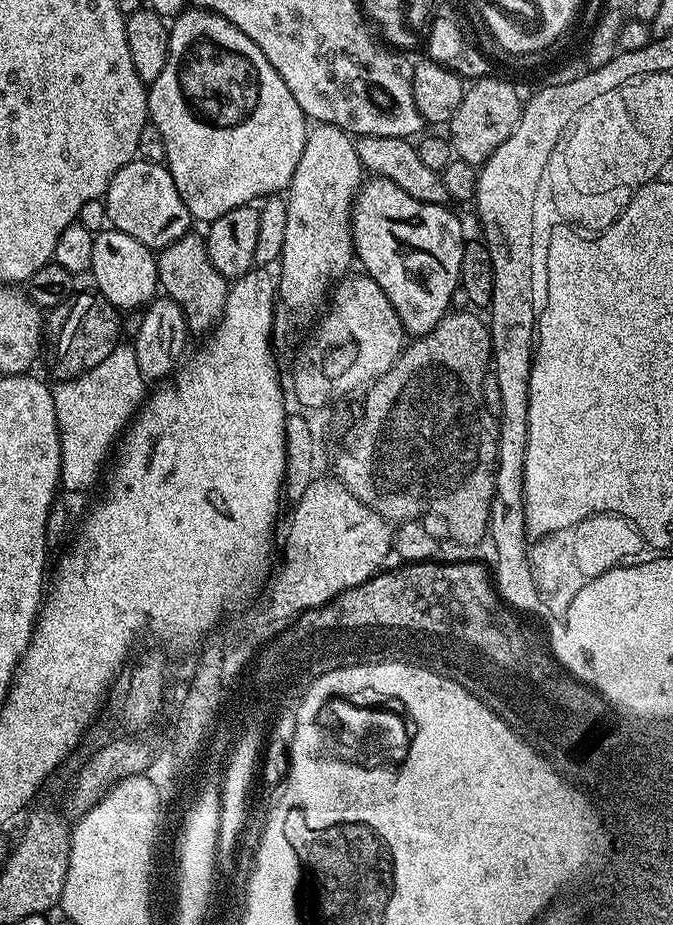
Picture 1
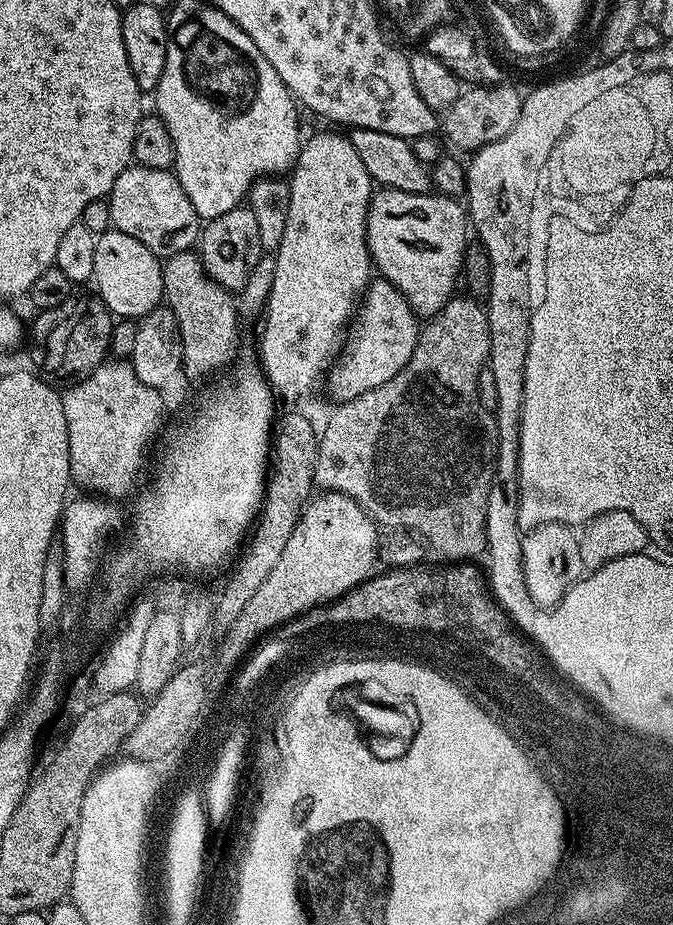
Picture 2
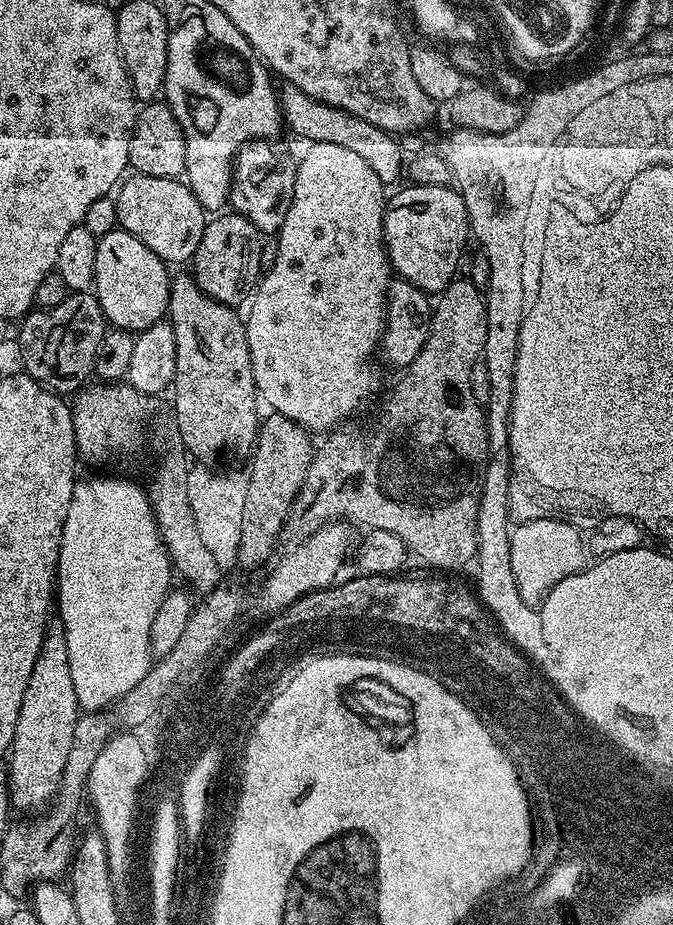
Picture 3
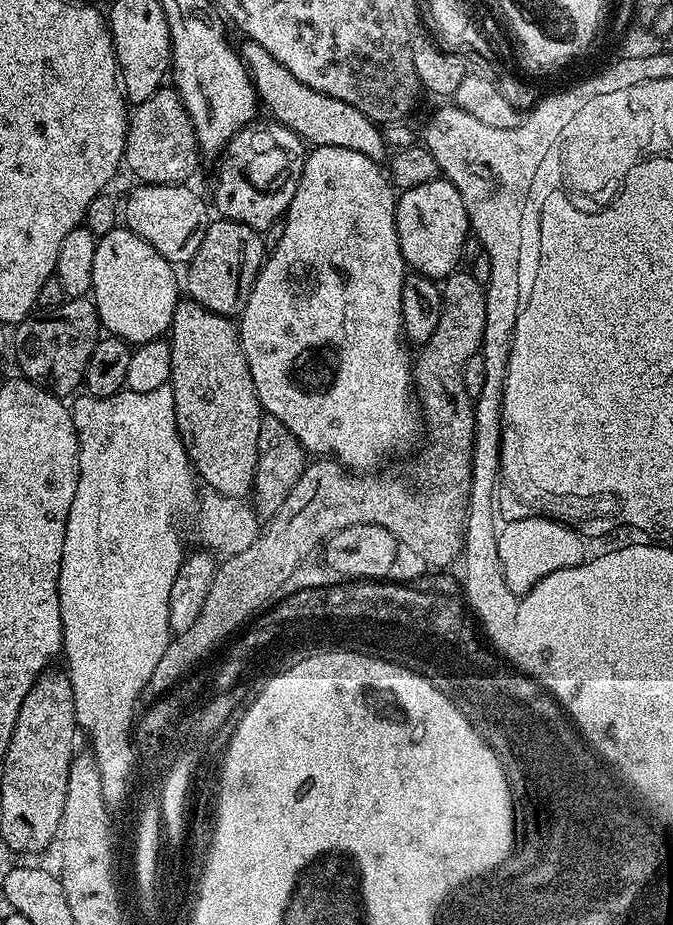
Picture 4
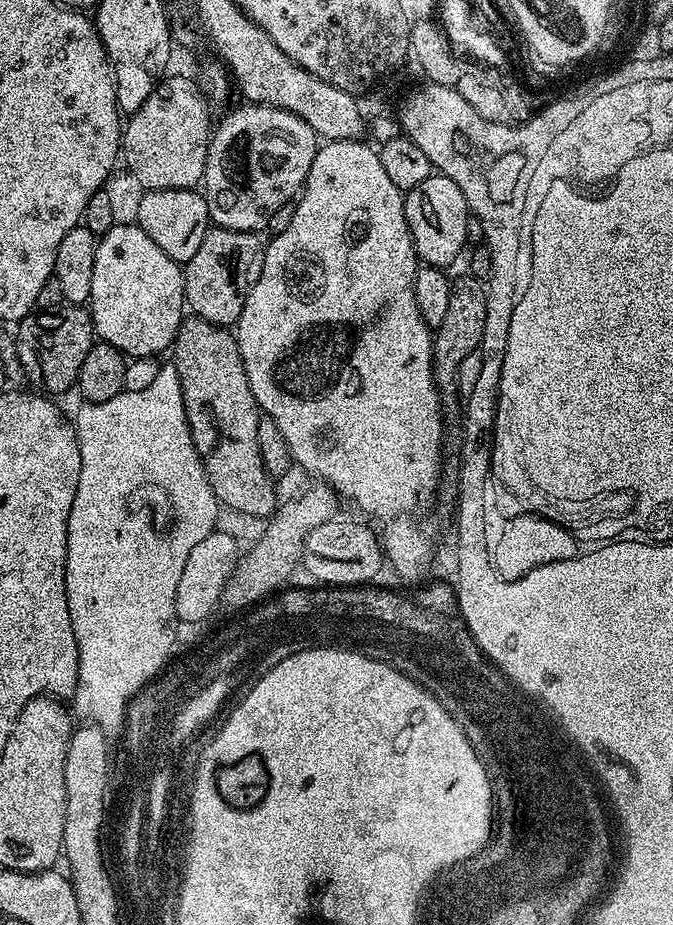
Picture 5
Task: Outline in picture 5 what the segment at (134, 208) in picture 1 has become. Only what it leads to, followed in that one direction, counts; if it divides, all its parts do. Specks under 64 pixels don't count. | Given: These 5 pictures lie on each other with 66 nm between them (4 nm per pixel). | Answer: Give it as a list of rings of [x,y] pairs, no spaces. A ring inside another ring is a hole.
[[[183,188],[182,190],[148,190],[143,193],[140,205],[136,208],[135,223],[139,224],[150,239],[161,250],[177,262],[186,262],[194,258],[198,246],[202,246],[202,238],[206,238],[210,221],[208,219],[208,204],[199,191]]]

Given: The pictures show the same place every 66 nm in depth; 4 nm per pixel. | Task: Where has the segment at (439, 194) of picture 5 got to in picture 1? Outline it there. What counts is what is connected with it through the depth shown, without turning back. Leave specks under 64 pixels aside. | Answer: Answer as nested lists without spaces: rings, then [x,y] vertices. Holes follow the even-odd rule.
[[[368,178],[360,185],[360,191],[356,193],[356,201],[352,204],[352,241],[356,247],[356,260],[364,263],[363,271],[374,278],[374,282],[378,282],[378,286],[382,286],[382,290],[390,298],[390,302],[394,306],[394,310],[398,314],[398,318],[404,324],[405,333],[409,337],[415,338],[425,336],[430,330],[434,330],[434,326],[438,326],[438,322],[444,316],[447,316],[451,309],[451,295],[455,287],[460,286],[460,271],[462,270],[462,250],[466,241],[463,238],[462,222],[457,213],[451,212],[451,207],[443,204],[427,204],[418,198],[414,198],[410,194],[406,194],[406,190],[398,190],[398,186],[394,186],[392,180],[381,180],[379,178]]]

